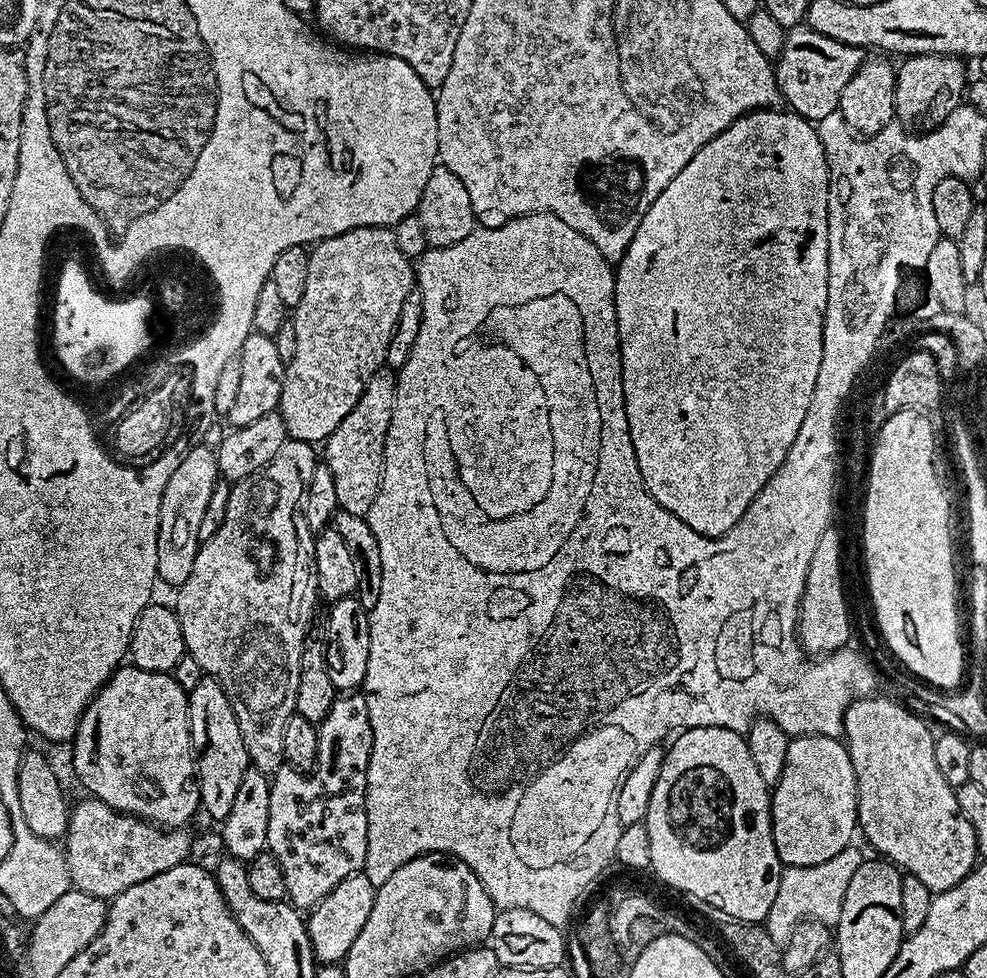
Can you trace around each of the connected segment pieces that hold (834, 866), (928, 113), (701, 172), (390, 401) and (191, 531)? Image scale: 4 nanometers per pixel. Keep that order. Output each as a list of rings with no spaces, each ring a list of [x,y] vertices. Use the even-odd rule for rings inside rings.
[[[849,846],[846,850],[838,850],[834,858],[818,862],[818,866],[785,867],[780,873],[778,894],[774,894],[770,914],[762,921],[770,938],[774,938],[774,942],[781,946],[787,944],[792,931],[804,920],[817,920],[829,926],[836,925],[842,914],[846,886],[850,886],[854,870],[858,870],[858,866],[862,866],[865,859],[865,853],[860,853],[856,846]]]
[[[909,56],[901,64],[904,65],[896,68],[895,119],[905,129],[920,134],[930,132],[939,124],[944,124],[946,118],[950,118],[950,114],[961,107],[965,99],[965,61],[959,56]]]
[[[780,110],[748,112],[737,118],[730,125],[728,131],[722,132],[710,142],[706,142],[706,146],[702,146],[698,150],[698,154],[694,154],[694,158],[690,162],[686,162],[686,166],[680,171],[678,178],[674,178],[674,182],[670,182],[670,186],[666,186],[666,190],[662,190],[662,194],[658,194],[654,206],[650,206],[650,210],[646,210],[630,246],[614,268],[616,277],[616,329],[620,339],[624,409],[628,419],[634,454],[638,458],[638,470],[642,474],[646,490],[663,508],[670,510],[670,514],[674,514],[682,522],[686,522],[686,526],[690,526],[690,530],[713,538],[726,535],[739,522],[753,498],[766,486],[768,479],[780,469],[780,464],[786,458],[794,438],[798,438],[798,426],[802,426],[802,418],[806,418],[806,410],[810,410],[810,398],[814,394],[814,386],[818,382],[818,366],[822,366],[822,330],[824,329],[824,315],[828,301],[828,167],[822,150],[822,142],[818,142],[818,134],[814,124],[797,116],[791,110],[776,111]]]
[[[381,366],[370,374],[354,410],[338,422],[338,426],[322,444],[322,460],[334,478],[334,491],[338,493],[337,509],[367,517],[384,473],[384,447],[390,430],[390,418],[394,418],[394,406],[398,402],[398,376],[393,369]],[[324,448],[324,452],[323,452]]]
[[[193,446],[178,462],[178,470],[170,474],[170,482],[166,482],[166,490],[160,499],[160,525],[156,531],[156,574],[161,581],[164,580],[173,586],[179,586],[190,578],[190,570],[194,570],[194,558],[202,541],[198,538],[198,526],[202,526],[202,517],[206,514],[206,505],[210,503],[210,494],[214,494],[217,484],[222,477],[218,470],[215,451],[211,447]]]

